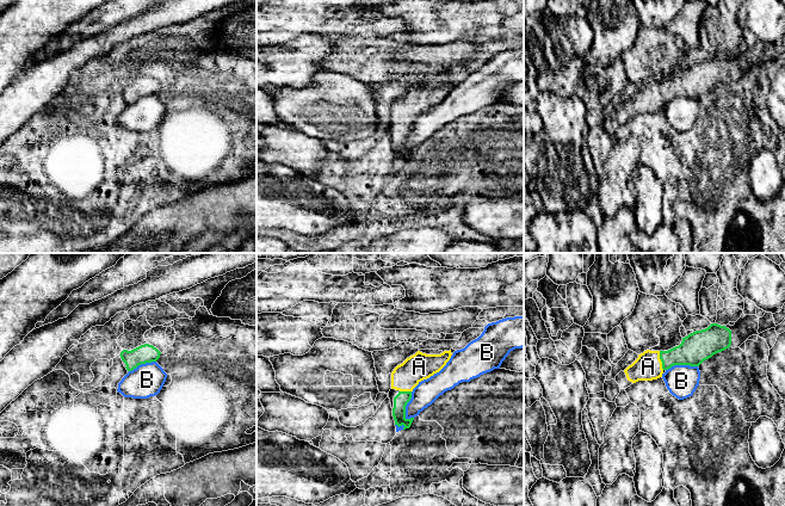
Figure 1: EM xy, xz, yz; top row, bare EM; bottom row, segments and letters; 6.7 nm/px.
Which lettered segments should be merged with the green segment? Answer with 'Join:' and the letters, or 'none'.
Join: A

